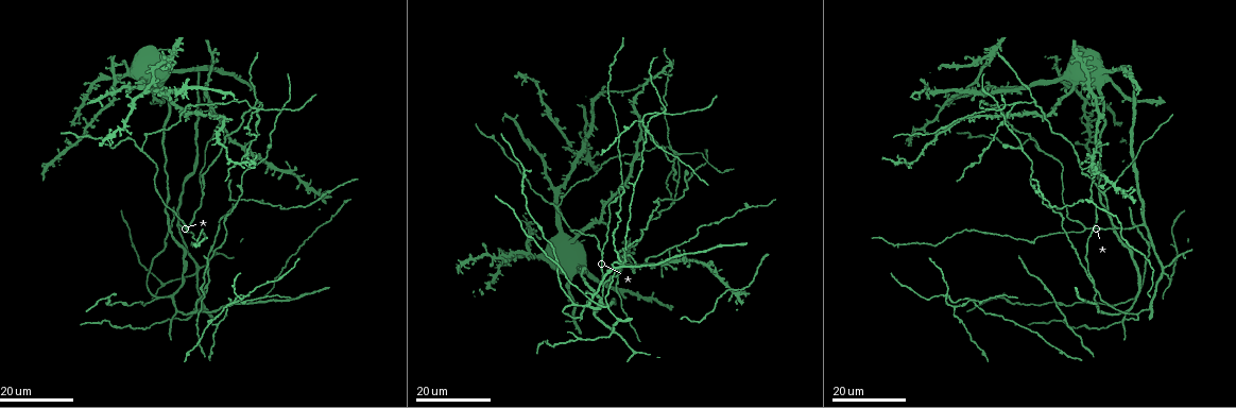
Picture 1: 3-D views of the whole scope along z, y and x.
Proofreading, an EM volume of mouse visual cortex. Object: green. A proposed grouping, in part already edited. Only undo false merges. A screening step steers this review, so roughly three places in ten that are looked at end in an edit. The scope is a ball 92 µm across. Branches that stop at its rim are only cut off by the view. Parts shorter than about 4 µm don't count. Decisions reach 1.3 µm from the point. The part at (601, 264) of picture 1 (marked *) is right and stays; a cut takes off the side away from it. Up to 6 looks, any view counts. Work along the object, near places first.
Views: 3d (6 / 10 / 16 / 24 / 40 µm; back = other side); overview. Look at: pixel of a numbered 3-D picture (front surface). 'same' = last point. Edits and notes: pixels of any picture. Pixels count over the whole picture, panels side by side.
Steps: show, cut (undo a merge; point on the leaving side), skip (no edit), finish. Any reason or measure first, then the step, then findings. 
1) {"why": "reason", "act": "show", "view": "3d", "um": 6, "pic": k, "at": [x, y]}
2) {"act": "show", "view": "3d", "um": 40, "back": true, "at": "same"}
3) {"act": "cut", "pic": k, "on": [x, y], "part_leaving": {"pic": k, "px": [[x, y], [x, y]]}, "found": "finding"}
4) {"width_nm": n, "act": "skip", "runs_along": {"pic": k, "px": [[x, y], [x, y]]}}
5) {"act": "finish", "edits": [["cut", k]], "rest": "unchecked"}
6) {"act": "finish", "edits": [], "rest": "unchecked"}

{"why": "sudden change in width", "act": "show", "view": "3d", "um": 16, "pic": 1, "at": [539, 226]}

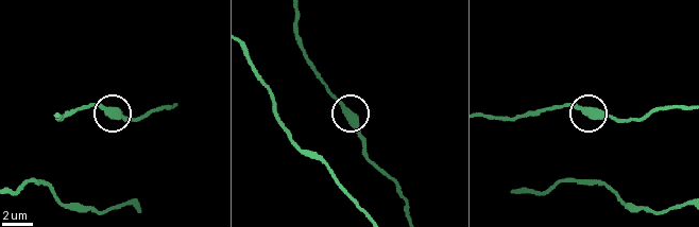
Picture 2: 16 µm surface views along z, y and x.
{"act": "show", "view": "3d", "um": 10, "pic": 2, "at": [105, 107]}

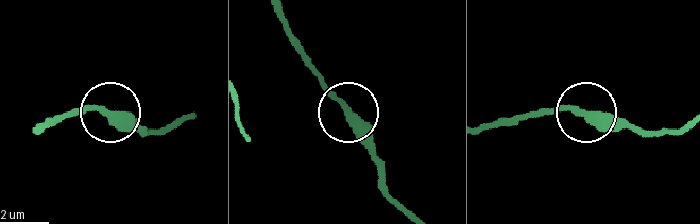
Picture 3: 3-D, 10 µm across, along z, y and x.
{"width_nm": 370, "act": "skip", "runs_along": {"pic": 3, "px": [[181, 116], [144, 132], [89, 107], [61, 114]]}, "found": "continuous, no second neuron"}

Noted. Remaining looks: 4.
{"why": "thin arm on a thick one", "act": "show", "view": "3d", "um": 16, "pic": 1, "at": [1019, 147]}

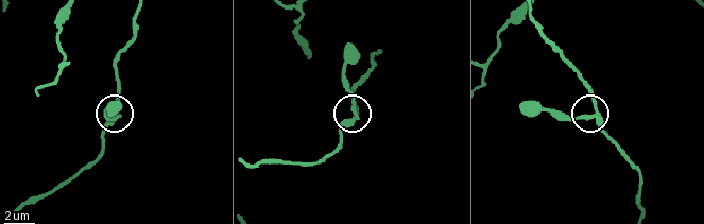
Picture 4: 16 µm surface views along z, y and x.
{"act": "show", "view": "3d", "um": 10, "pic": 4, "at": [355, 117]}

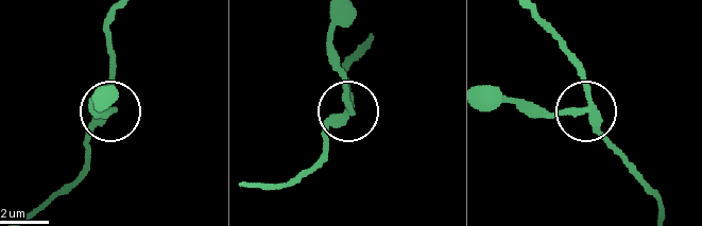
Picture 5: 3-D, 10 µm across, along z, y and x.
{"arms": 3, "act": "skip", "runs_along": {"pic": 5, "px": [[258, 184], [295, 181], [323, 155], [349, 104], [338, 57]]}, "found": "one neuron here"}

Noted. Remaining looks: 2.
{"why": "arms part here", "act": "show", "view": "3d", "um": 24, "pic": 1, "at": [675, 151]}

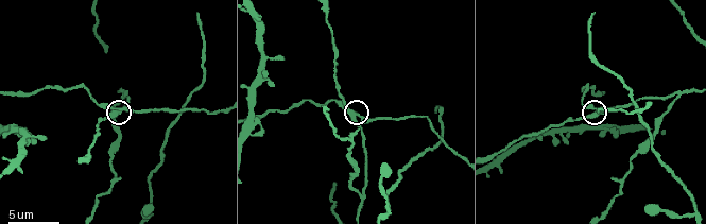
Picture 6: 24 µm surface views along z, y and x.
{"act": "show", "view": "3d", "um": 10, "pic": 6, "at": [350, 115]}

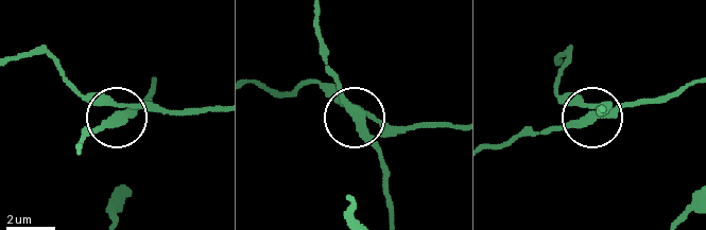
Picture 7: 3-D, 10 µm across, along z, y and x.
{"arms": 3, "act": "skip", "runs_along": {"pic": 7, "px": [[391, 216], [377, 143], [320, 85]]}, "found": "one neuron here"}

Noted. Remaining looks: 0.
{"act": "finish", "edits": [], "rest": "unchecked"}

